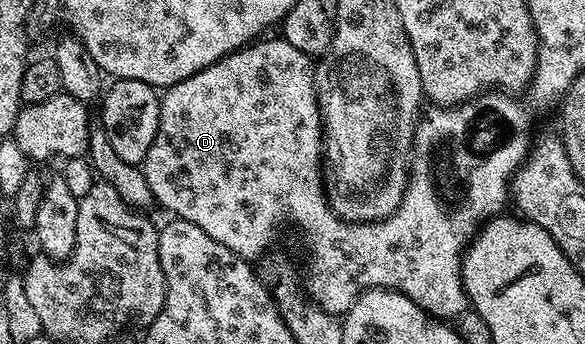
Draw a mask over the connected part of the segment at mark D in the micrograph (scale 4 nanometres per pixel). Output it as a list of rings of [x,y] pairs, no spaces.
[[[259,39],[250,45],[243,46],[242,49],[236,49],[234,53],[225,55],[217,63],[213,63],[209,67],[205,67],[201,71],[197,71],[197,75],[189,75],[189,79],[181,79],[181,83],[176,85],[168,85],[166,89],[162,90],[159,99],[159,126],[157,127],[157,135],[153,139],[153,145],[149,147],[149,153],[145,155],[145,159],[142,163],[142,171],[145,175],[145,179],[149,183],[149,191],[151,192],[154,204],[160,205],[163,209],[168,209],[171,215],[174,215],[178,220],[188,221],[189,223],[197,223],[197,227],[201,227],[201,231],[205,231],[205,235],[210,235],[213,239],[217,239],[217,243],[225,243],[225,247],[229,247],[229,251],[233,251],[238,257],[243,258],[245,261],[252,263],[258,262],[257,259],[270,247],[275,241],[275,236],[279,233],[279,228],[282,227],[286,221],[295,221],[297,228],[303,232],[303,241],[307,244],[307,253],[311,256],[311,262],[307,265],[307,273],[305,269],[305,292],[312,302],[318,308],[324,309],[326,313],[334,313],[336,315],[342,315],[346,313],[347,309],[351,304],[357,300],[360,293],[365,289],[392,289],[397,291],[401,295],[405,295],[409,299],[413,299],[413,303],[417,303],[417,307],[421,307],[426,313],[431,314],[433,317],[440,319],[458,319],[460,315],[468,312],[469,302],[467,299],[467,292],[463,289],[463,254],[468,245],[471,243],[472,237],[475,236],[477,230],[492,217],[500,216],[504,212],[503,209],[506,205],[509,205],[509,194],[511,191],[511,178],[515,176],[515,172],[523,166],[523,160],[527,158],[528,153],[533,148],[533,132],[531,133],[531,117],[523,110],[523,105],[519,101],[514,101],[512,94],[507,91],[483,91],[480,92],[478,97],[471,98],[470,101],[462,101],[460,105],[454,107],[431,107],[431,110],[424,112],[420,116],[419,122],[415,124],[415,143],[413,146],[413,152],[411,155],[411,164],[409,166],[409,180],[407,183],[407,190],[405,195],[401,199],[401,203],[392,211],[388,217],[381,218],[380,221],[343,221],[338,217],[331,209],[331,205],[327,201],[327,195],[325,192],[325,186],[323,183],[323,127],[319,120],[319,104],[315,98],[315,65],[313,64],[312,58],[308,57],[306,53],[297,51],[297,47],[293,47],[293,43],[282,39],[276,39],[276,41],[263,41],[267,39]]]

